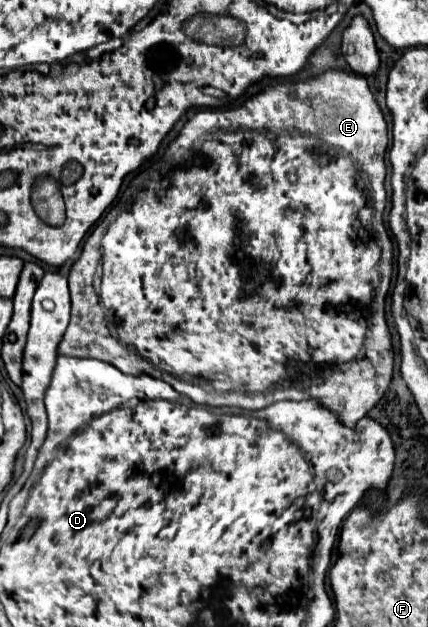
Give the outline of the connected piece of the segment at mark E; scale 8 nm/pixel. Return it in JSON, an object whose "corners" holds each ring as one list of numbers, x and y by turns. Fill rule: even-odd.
{"corners":[[326,71,326,73,322,73,322,75,318,75,318,77,312,77,310,81,304,81,304,83,296,83,296,85,286,85,286,83,282,83,282,85,274,85,274,87,268,87,268,89,264,89,262,93,258,93,258,95,254,95,254,97,250,97,250,99,246,99,246,103,244,105,240,105,240,107,236,107,236,109,230,109,230,111,216,111,216,109,202,109,202,111,198,111,196,115,192,115,190,117,190,121,182,127,182,131,180,131,180,135,178,135,178,139,168,147,168,155,164,155,162,159,158,159,158,161,154,161,148,169,144,169,144,171,140,171,136,177,134,177,134,181,130,183,130,187,128,187,128,191,122,195,122,211,120,211,120,215,118,215,118,219,107,227,106,221,102,221,100,224,96,226,96,229,90,233,90,237,86,239,86,243,84,243,84,249,82,249,82,255,78,257,78,261,72,265,72,269,70,269,70,275,68,275,68,289,70,289,70,301,72,301,72,319,70,319,70,325,68,325,68,329,66,329,66,333,64,333,64,337,62,337,62,341,60,341,60,345,58,345,58,353,60,355,70,355,70,357,92,357,92,359,100,359,100,361,106,361,106,363,110,363,110,365,114,365,114,367,118,367,120,371,124,371,124,373,148,373,148,375,152,375,152,377,156,377,156,379,162,379,162,381,166,381,166,383,170,383,178,393,182,393,182,395,186,395,186,397,190,397,192,401,196,401,196,403,204,403,204,405,212,405,212,407,220,407,220,405,232,405,232,407,242,407,242,409,250,409,250,411,254,411,254,409,262,409,262,407,266,407,266,405,270,405,272,401,280,401,280,399,296,399,296,401,300,401,300,399,320,399,320,401,324,401,324,405,328,405,332,411,336,411,336,413,340,413,340,419,344,419,344,423,346,425,356,425,356,421,358,419,362,419,378,401,380,401,380,397,384,395,384,391,388,389,388,385,390,385,390,381,392,381,392,357,394,357,394,353,392,353,392,343,390,343,390,335,388,335,388,325,386,325,386,319,384,319,384,299,386,299,386,293,388,293,388,285,390,285,390,275,392,275,392,243,390,243,390,237,388,237,388,233,386,233,386,229,384,229,384,225,382,225,382,211,384,211,384,205,386,205,386,191,384,191,384,177,386,177,386,163,384,163,384,155,386,155,386,147,388,147,388,125,386,125,386,119,384,119,384,115,382,115,382,111,380,111,380,107,378,107,378,103,376,103,376,99,372,97,372,93,370,93,370,89,368,89,368,83,366,83,366,79,364,77,360,77,360,75,348,75,348,73,344,73,344,71],[252,129,268,129,268,131,280,131,280,133,252,133],[304,135,316,135,316,137,320,137,322,141,328,141,328,145,332,145,332,147,336,147,336,149,340,149,340,151,344,151,344,153,348,153,356,163,358,163,358,167,360,167,360,171,364,171,366,175,368,175,368,181,370,181,370,189,372,189,372,201,374,201,374,207,370,207,370,203,368,203,368,199,366,199,366,195,356,187,356,165,354,165,354,161,350,159,350,157,344,157,344,153,336,153,332,147,328,147,326,143,322,143,320,139,316,139,316,137,304,137],[148,181,154,181,154,201,148,201],[370,219,372,219,372,225,374,225,374,231,376,231,376,241,380,241,380,247,376,245,376,241,372,241,370,239,370,235,368,235,368,231,366,229,357,229,357,223,360,221,360,225,366,225,366,223,370,223],[102,245,104,245,104,271,102,271,102,303,106,305,106,309,108,309,108,313,112,315,110,317,110,323,112,323,112,335,110,335,110,331,108,331,108,327,106,327,106,323,104,323,104,313,102,313,102,307,100,307,100,299,98,299,98,295,96,295,96,291,94,291,94,277,98,269,98,265,100,263,100,257,102,257],[172,375,178,375,178,377,182,377,182,379,186,379,186,375,188,375,188,379,206,379,206,381,210,381,212,385,196,385,196,383,186,383,186,381,180,381,180,379,176,379,176,377,172,377]]}

